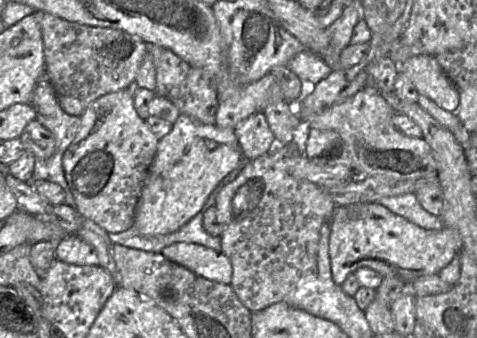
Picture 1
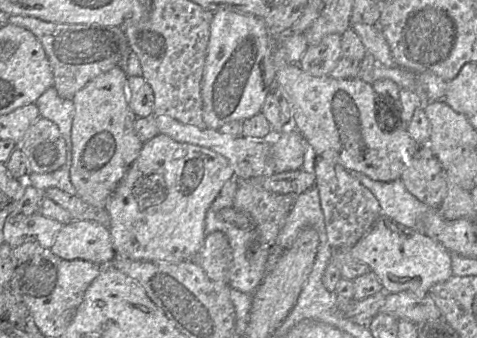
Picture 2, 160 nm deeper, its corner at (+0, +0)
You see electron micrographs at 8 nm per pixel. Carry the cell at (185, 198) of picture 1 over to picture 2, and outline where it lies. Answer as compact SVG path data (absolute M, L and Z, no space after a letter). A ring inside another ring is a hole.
M158 134L152 139L144 142L138 157L126 171L115 191L109 197L105 207L110 216L109 230L115 254L136 261L181 262L187 259L193 259L201 249L204 242L206 213L215 198L218 196L223 185L233 176L234 171L228 160L211 149L189 143L177 142L164 134Z

